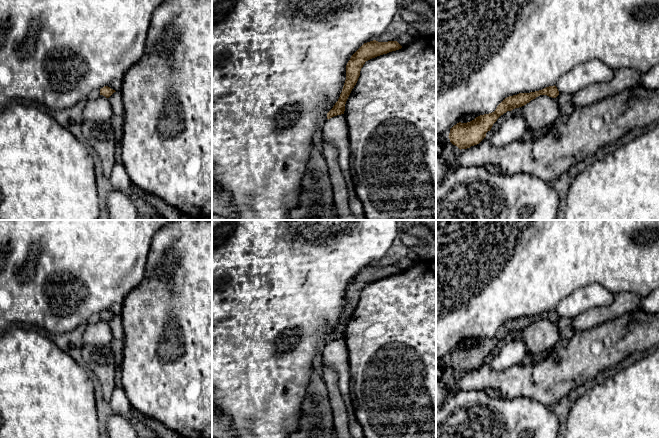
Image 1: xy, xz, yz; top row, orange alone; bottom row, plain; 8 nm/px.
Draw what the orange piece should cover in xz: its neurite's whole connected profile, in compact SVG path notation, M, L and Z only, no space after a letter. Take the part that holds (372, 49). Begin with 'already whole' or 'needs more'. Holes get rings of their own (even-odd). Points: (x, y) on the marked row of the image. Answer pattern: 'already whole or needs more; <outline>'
already whole; M376 40L364 43L350 58L346 65L346 80L338 101L327 113L327 119L344 114L346 101L356 85L360 71L366 61L377 56L401 49L397 41L378 42Z

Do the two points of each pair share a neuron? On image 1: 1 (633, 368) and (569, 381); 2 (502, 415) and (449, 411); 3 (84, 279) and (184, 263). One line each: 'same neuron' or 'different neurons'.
1: different neurons
2: same neuron
3: different neurons

